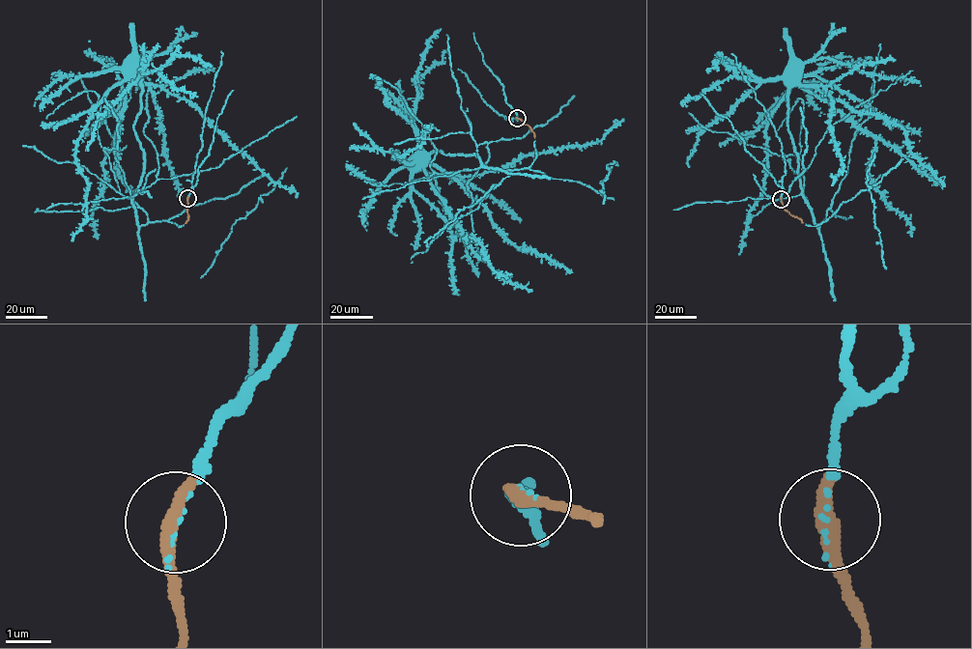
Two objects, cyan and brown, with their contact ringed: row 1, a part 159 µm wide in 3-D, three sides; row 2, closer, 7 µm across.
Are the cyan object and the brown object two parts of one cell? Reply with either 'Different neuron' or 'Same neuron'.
Same neuron

